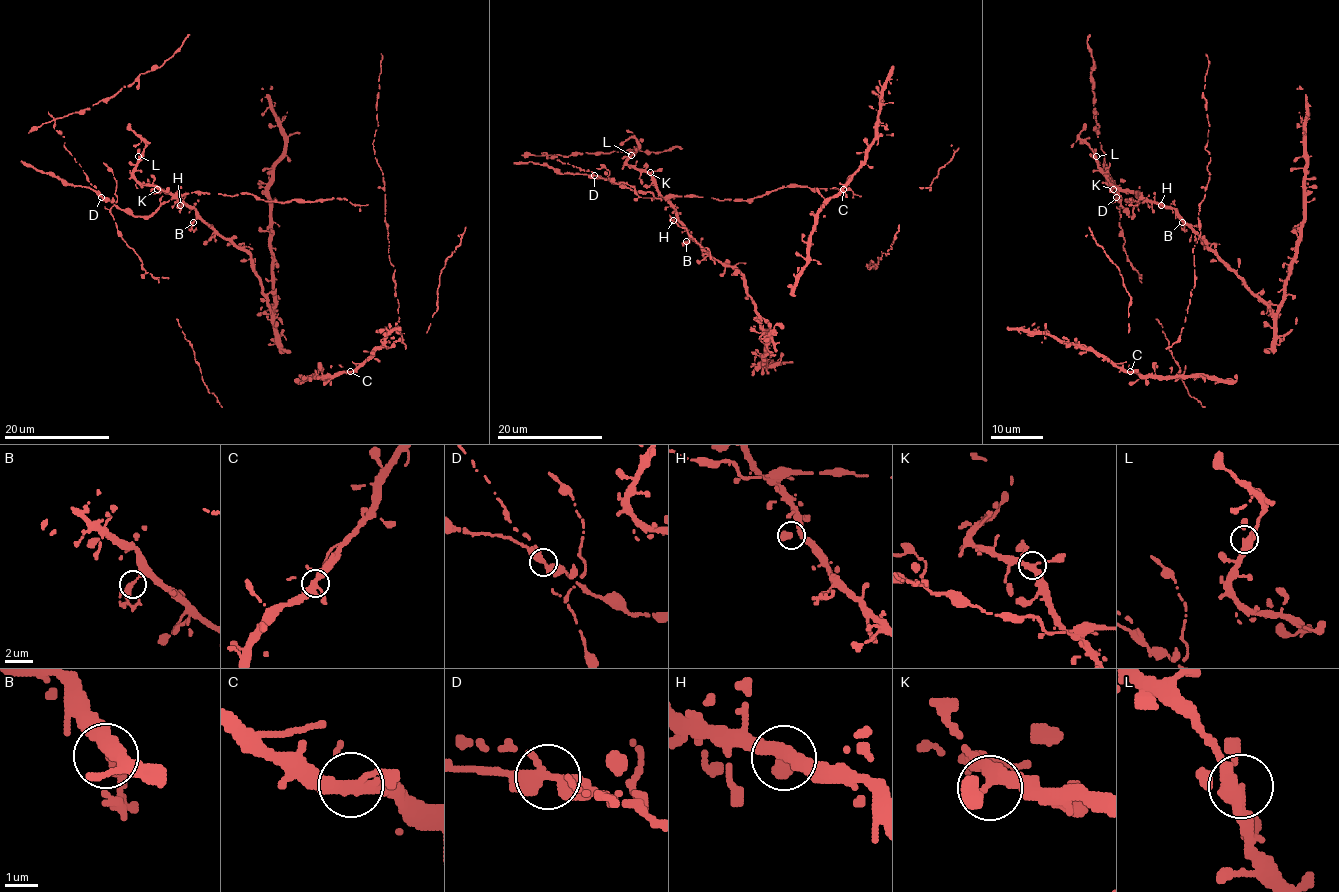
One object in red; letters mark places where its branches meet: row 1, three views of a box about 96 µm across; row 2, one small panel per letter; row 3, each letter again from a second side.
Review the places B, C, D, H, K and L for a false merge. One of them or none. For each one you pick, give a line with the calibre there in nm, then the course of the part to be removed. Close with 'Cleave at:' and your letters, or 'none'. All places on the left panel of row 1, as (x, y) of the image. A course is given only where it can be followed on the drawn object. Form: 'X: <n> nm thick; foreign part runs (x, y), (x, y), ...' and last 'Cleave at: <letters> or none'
D: 320 nm thick
Cleave at: D

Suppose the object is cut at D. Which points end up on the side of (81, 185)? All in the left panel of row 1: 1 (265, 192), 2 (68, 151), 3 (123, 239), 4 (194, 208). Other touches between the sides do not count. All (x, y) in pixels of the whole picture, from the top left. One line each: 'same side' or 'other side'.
1: other side
2: other side
3: other side
4: other side

